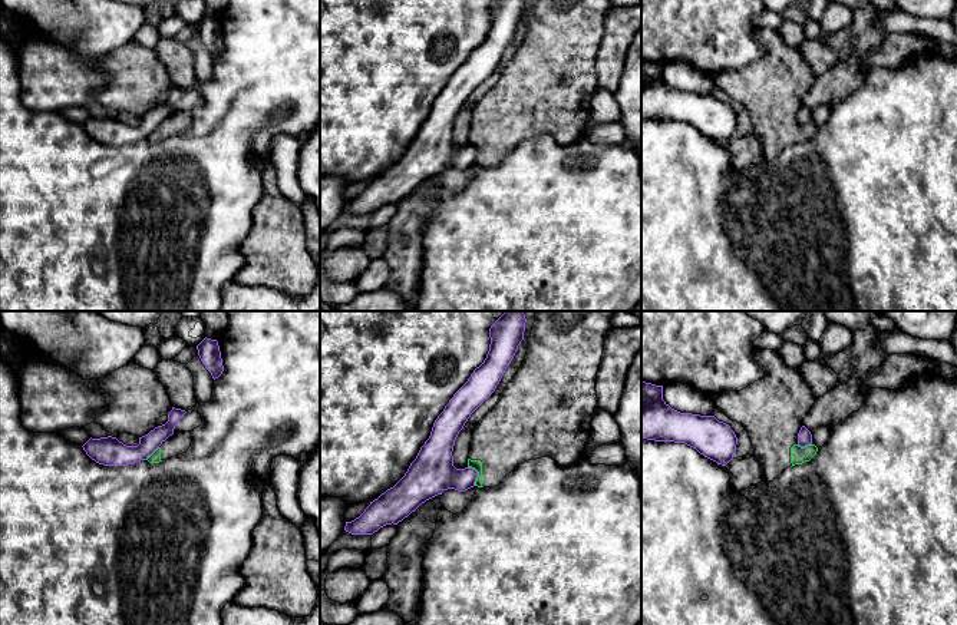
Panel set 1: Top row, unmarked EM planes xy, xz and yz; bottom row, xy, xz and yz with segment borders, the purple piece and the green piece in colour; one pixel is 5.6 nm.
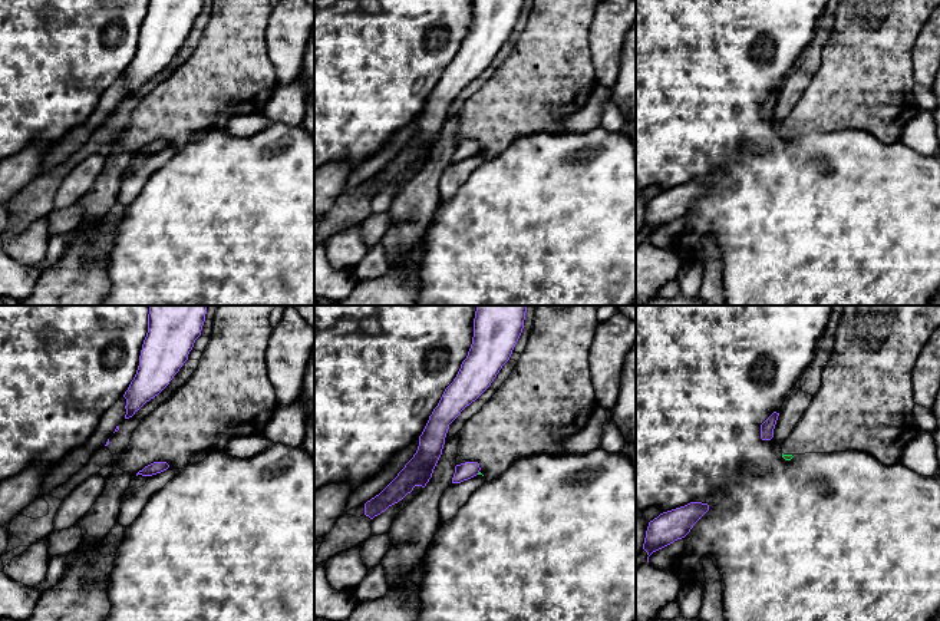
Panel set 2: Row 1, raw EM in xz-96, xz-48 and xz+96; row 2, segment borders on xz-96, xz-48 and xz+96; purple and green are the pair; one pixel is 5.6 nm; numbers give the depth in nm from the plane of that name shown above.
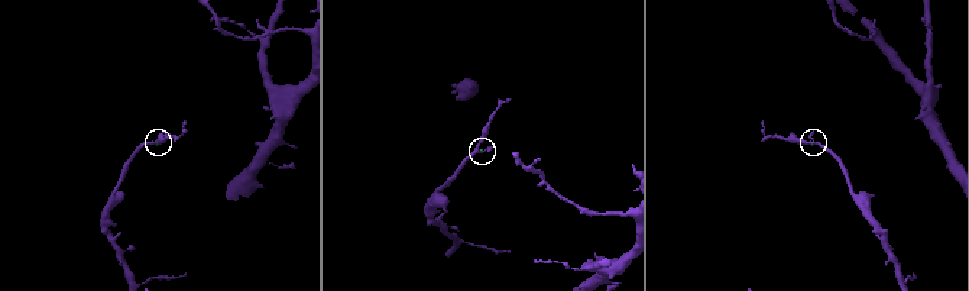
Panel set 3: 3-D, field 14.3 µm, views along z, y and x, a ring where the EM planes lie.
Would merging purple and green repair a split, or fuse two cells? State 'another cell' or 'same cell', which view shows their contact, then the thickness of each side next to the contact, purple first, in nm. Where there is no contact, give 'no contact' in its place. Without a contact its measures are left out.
another cell | xz | 240/60 nm

